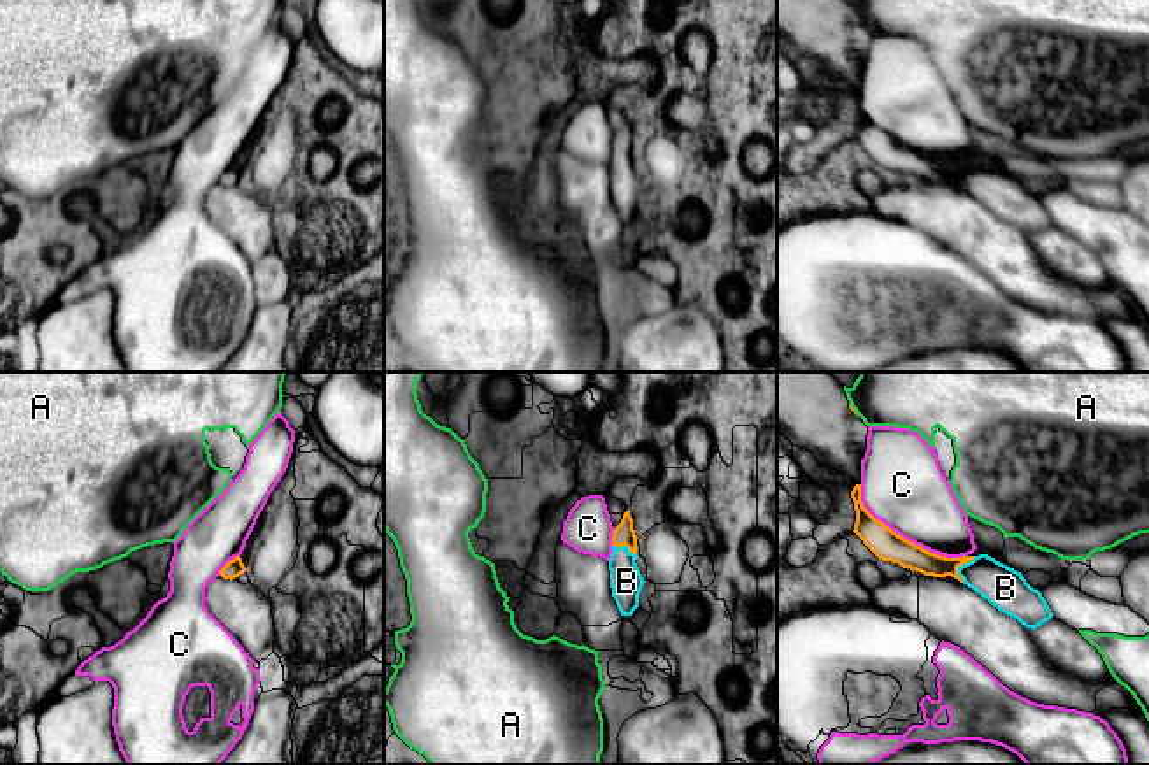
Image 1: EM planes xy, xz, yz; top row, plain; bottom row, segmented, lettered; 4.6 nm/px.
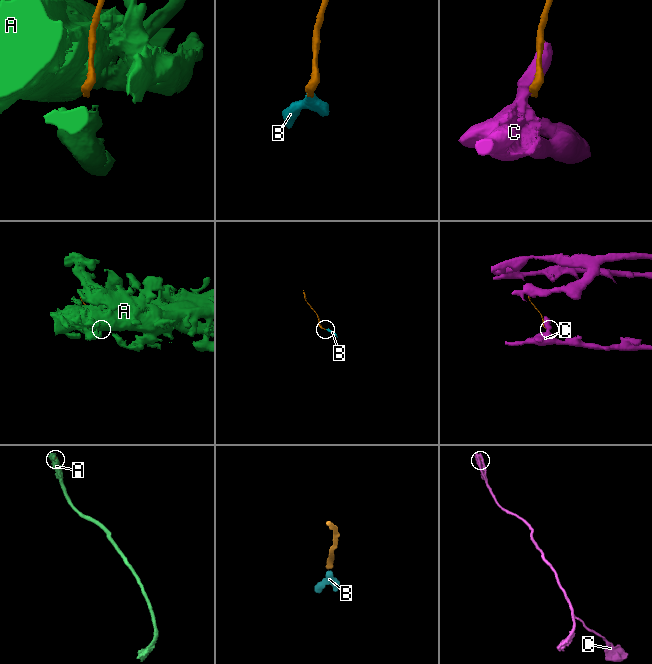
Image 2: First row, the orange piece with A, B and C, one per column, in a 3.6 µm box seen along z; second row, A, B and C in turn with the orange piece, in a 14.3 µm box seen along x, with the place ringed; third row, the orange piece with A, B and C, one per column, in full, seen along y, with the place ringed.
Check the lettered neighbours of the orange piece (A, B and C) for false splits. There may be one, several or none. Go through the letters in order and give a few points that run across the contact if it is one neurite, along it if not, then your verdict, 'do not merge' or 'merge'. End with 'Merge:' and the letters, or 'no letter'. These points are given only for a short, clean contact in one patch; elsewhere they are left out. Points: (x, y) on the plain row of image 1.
A: line yz (849, 9), (858, 21); do not merge
B: line yz (907, 162), (935, 172), (960, 172), (981, 179), (1006, 195); merge
C: do not merge
Merge: B

